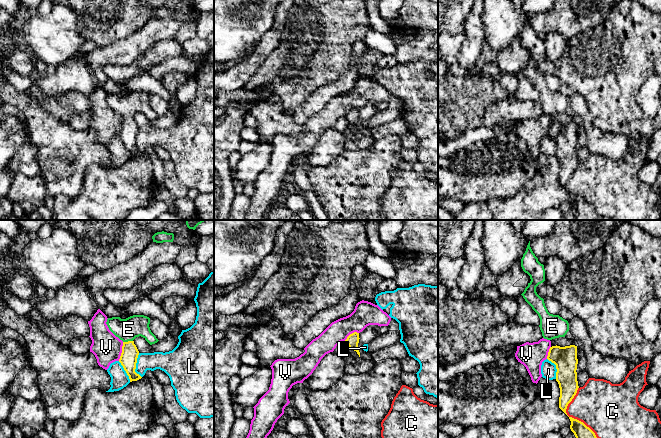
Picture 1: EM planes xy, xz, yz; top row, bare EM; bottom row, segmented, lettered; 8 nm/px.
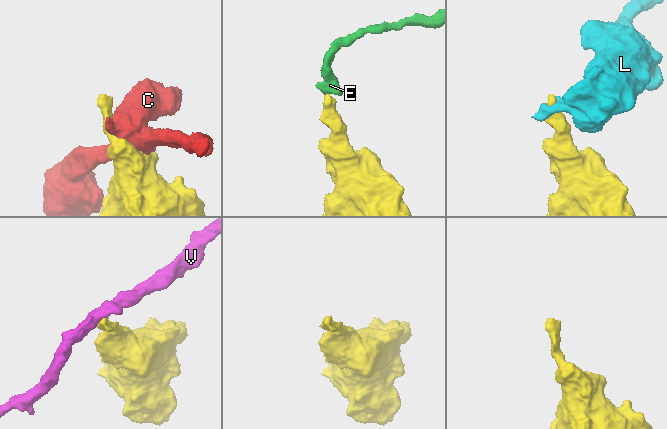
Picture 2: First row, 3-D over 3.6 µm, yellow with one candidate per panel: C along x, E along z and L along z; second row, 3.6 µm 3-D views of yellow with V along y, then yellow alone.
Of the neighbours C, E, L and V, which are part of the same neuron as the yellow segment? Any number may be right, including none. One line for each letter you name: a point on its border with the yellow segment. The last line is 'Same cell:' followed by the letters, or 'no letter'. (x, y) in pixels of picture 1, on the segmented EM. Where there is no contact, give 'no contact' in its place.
E: contact xy (128, 341)
Same cell: E

